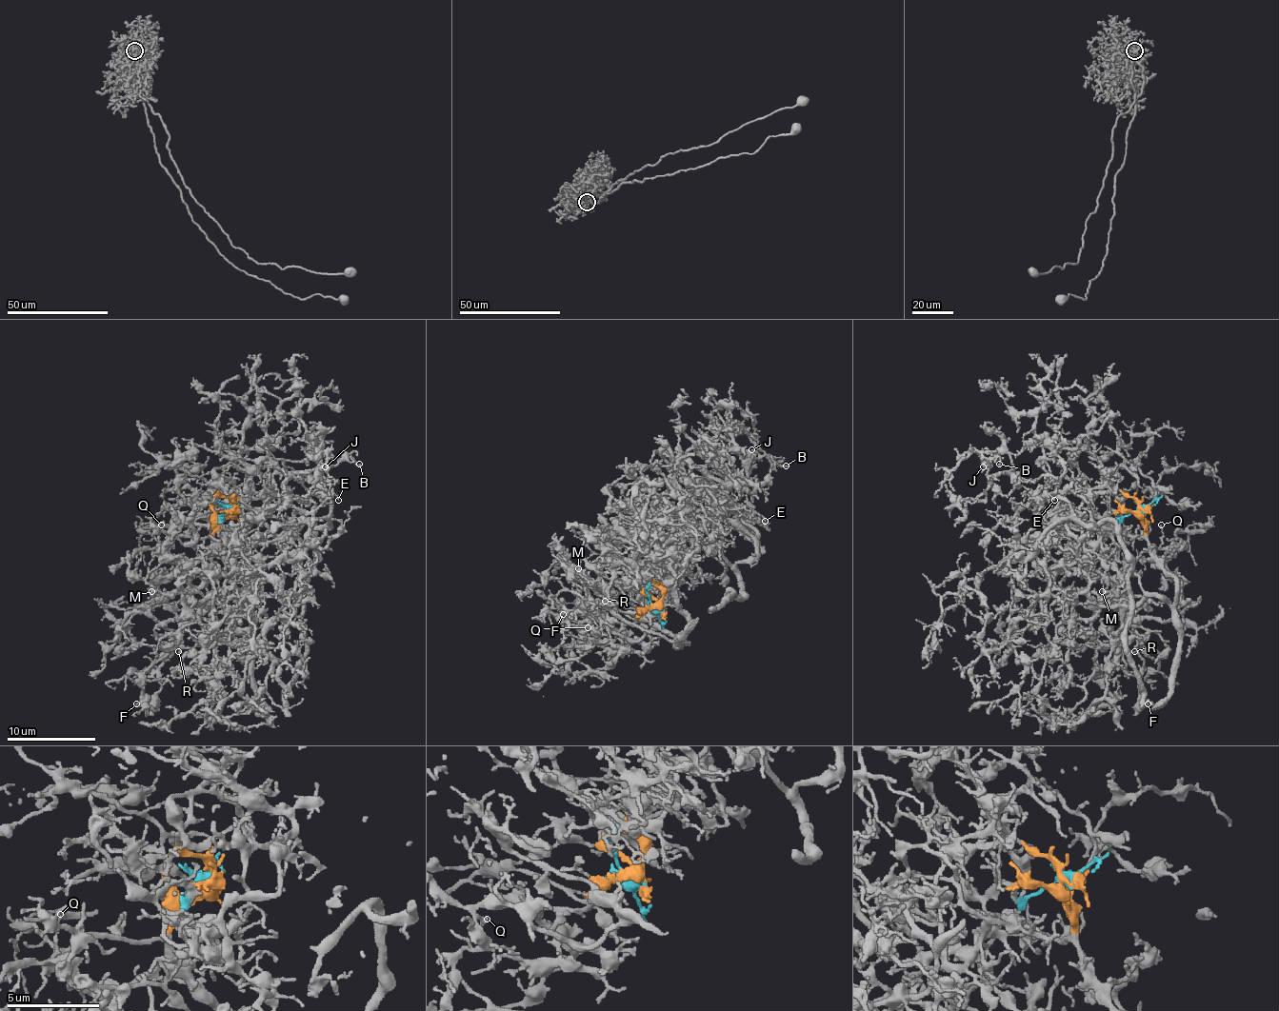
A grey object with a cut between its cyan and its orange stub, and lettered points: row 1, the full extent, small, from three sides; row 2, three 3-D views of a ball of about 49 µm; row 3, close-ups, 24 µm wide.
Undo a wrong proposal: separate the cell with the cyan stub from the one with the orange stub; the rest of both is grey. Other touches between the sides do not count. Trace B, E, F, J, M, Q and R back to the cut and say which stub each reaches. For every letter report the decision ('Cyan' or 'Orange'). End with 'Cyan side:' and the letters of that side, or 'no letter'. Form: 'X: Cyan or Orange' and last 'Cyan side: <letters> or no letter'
B: Cyan
E: Cyan
F: Orange
J: Cyan
M: Orange
Q: Orange
R: Orange
Cyan side: B, E, J

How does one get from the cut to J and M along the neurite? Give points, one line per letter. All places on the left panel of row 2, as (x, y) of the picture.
J: (233, 509), (211, 536), (245, 549), (247, 518), (285, 540), (325, 526), (320, 476), (298, 478), (325, 466)
M: (233, 509), (213, 533), (213, 545), (260, 584), (260, 598), (245, 615), (213, 622), (180, 620), (151, 591)

